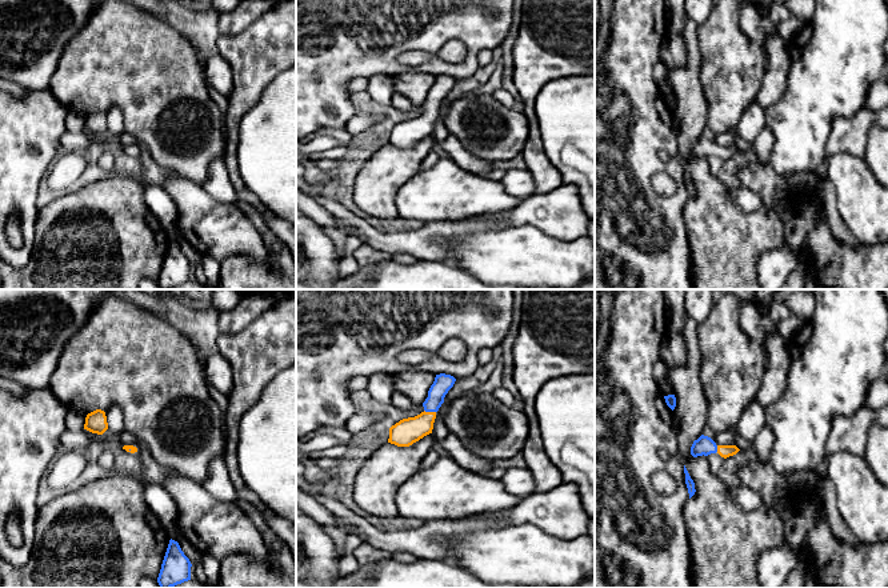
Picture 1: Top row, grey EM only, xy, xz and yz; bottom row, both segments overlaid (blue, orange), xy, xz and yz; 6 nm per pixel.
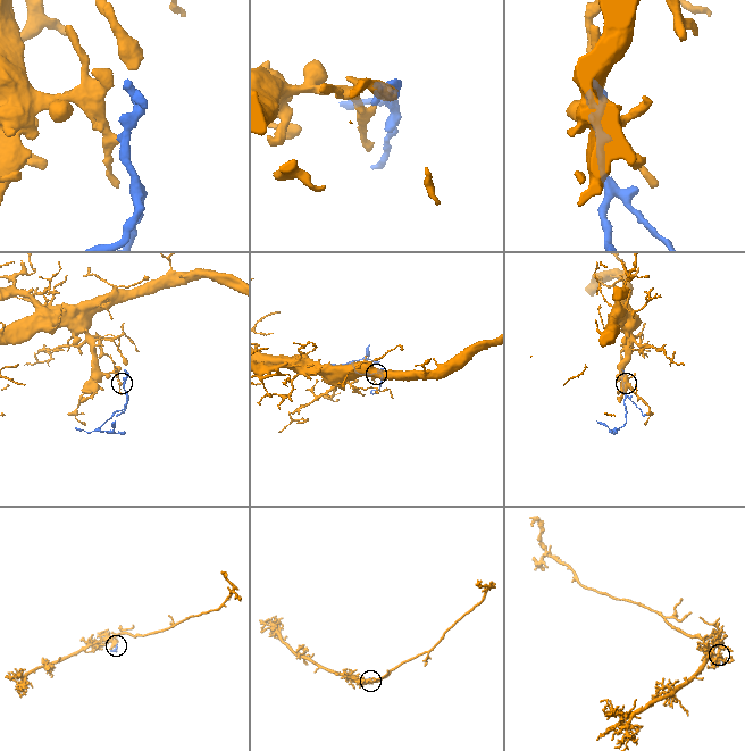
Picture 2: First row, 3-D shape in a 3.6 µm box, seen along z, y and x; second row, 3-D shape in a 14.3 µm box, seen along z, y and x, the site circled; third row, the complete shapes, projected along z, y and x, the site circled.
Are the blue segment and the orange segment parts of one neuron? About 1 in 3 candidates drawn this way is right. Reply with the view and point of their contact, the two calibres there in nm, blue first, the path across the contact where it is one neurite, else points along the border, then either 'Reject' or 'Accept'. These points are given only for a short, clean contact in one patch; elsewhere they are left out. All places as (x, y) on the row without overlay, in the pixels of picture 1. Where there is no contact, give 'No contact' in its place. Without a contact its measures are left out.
Touches blue at xz (430, 112). Thickness 110 nm (blue) against 160 nm. Path across: xz (443, 84), (430, 112), (412, 131), (406, 134). Accept

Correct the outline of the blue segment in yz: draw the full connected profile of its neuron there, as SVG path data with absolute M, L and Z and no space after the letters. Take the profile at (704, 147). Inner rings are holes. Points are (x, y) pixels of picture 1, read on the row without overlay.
M704 136L695 141L691 148L691 156L693 159L708 157L717 153L721 159L727 160L736 156L739 152L736 147L717 147L711 139Z

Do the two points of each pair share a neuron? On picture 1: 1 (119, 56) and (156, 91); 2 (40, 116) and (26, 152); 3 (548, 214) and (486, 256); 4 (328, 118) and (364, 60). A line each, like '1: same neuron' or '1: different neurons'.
1: same neuron
2: same neuron
3: different neurons
4: same neuron

